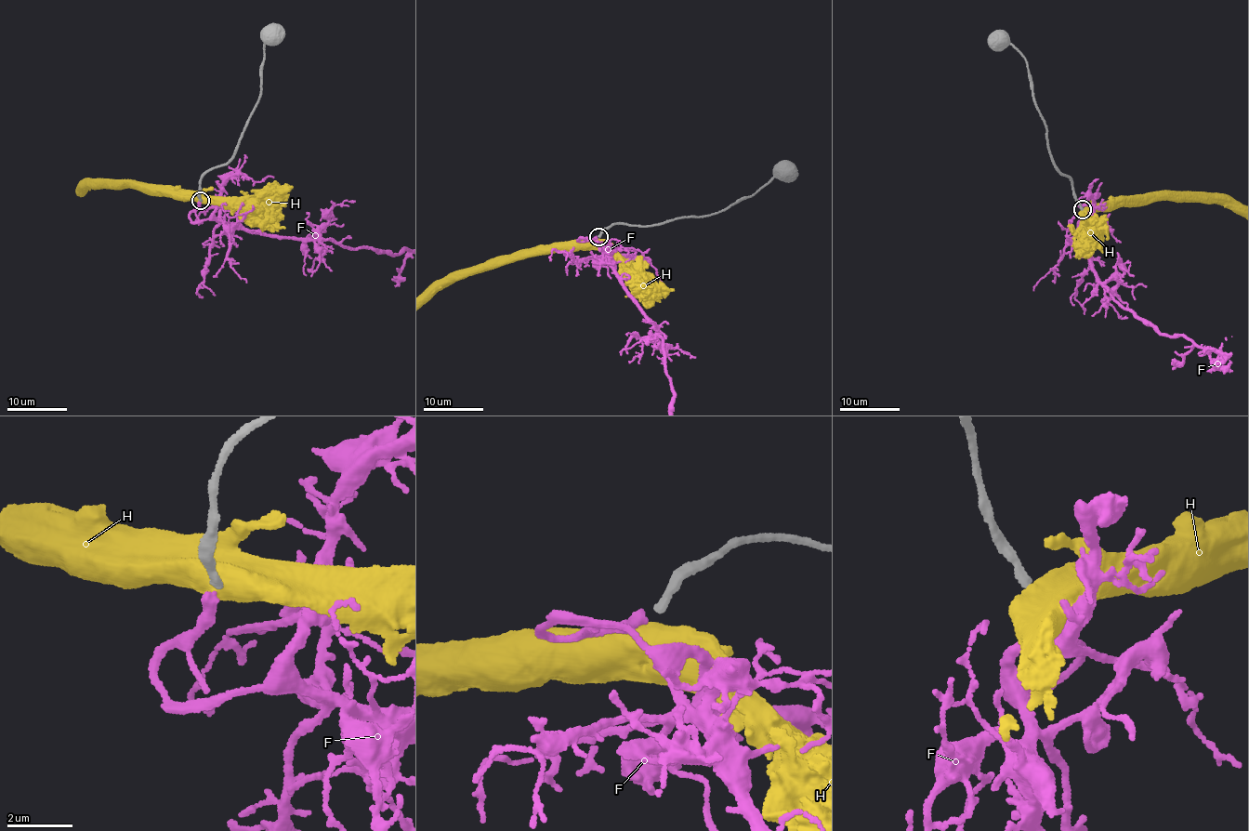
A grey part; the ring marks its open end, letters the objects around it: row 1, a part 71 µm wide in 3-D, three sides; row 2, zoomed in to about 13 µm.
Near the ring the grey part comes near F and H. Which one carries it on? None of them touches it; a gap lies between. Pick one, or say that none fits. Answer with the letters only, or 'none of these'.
F

